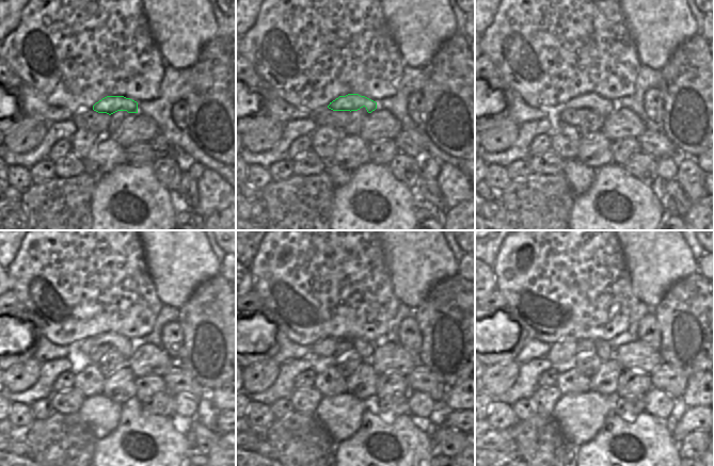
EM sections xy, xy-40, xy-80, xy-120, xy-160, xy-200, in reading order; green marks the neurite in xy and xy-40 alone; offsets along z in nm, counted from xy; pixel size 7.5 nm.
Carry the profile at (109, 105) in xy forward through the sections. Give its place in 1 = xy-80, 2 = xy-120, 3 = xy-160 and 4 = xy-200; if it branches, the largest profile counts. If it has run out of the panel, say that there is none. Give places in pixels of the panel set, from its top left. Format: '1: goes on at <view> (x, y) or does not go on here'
1: goes on at xy-80 (590, 101)
2: goes on at xy-120 (116, 341)
3: goes on at xy-160 (324, 349)
4: goes on at xy-200 (561, 351)

